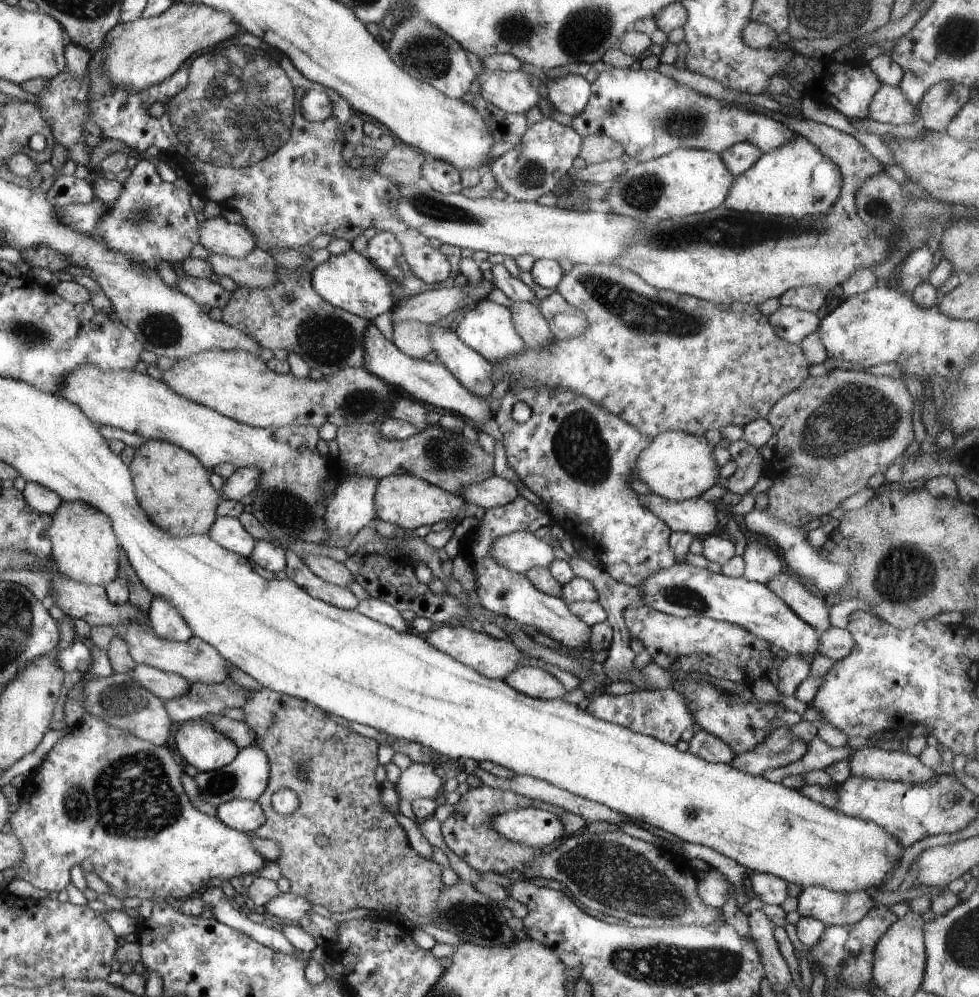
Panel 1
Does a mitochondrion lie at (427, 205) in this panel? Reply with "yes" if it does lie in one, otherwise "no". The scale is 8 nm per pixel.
yes

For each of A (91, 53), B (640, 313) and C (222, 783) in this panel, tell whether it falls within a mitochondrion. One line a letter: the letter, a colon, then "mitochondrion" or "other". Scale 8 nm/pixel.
A: other
B: mitochondrion
C: mitochondrion

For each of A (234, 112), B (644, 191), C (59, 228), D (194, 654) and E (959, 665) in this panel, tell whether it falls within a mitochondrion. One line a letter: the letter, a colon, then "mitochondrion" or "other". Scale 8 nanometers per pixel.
A: mitochondrion
B: mitochondrion
C: other
D: mitochondrion
E: other

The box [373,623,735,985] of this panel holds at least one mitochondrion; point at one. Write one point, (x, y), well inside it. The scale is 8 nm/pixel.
(606, 873)

